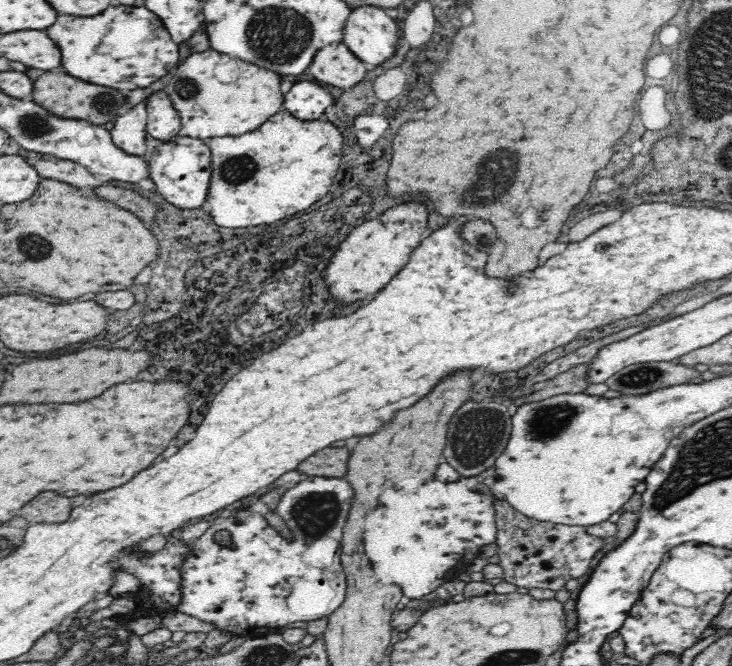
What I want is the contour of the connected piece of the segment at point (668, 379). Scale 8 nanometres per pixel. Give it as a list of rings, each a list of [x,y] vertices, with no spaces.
[[[676,362],[645,363],[624,368],[606,381],[608,388],[620,396],[642,396],[667,386],[684,384],[700,376],[694,368],[678,365]]]

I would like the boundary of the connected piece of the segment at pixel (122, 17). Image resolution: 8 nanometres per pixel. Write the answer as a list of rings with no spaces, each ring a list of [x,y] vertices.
[[[110,5],[96,18],[80,18],[80,16],[58,16],[58,20],[46,28],[46,34],[56,42],[62,52],[62,66],[66,74],[116,90],[146,88],[169,72],[178,60],[178,44],[169,35],[162,21],[144,5],[112,6]]]

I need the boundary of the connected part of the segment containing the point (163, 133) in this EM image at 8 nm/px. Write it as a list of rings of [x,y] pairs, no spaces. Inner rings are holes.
[[[164,90],[156,92],[146,100],[146,132],[164,144],[180,137],[181,118],[171,98]]]

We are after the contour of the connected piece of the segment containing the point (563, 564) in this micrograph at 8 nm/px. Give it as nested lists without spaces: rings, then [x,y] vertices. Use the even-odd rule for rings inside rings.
[[[502,500],[494,502],[494,506],[497,524],[495,542],[498,546],[498,565],[502,567],[502,580],[517,585],[517,588],[540,588],[558,592],[564,588],[565,582],[572,578],[578,578],[590,570],[590,562],[592,562],[594,554],[600,550],[602,540],[586,532],[585,527],[530,519]]]

